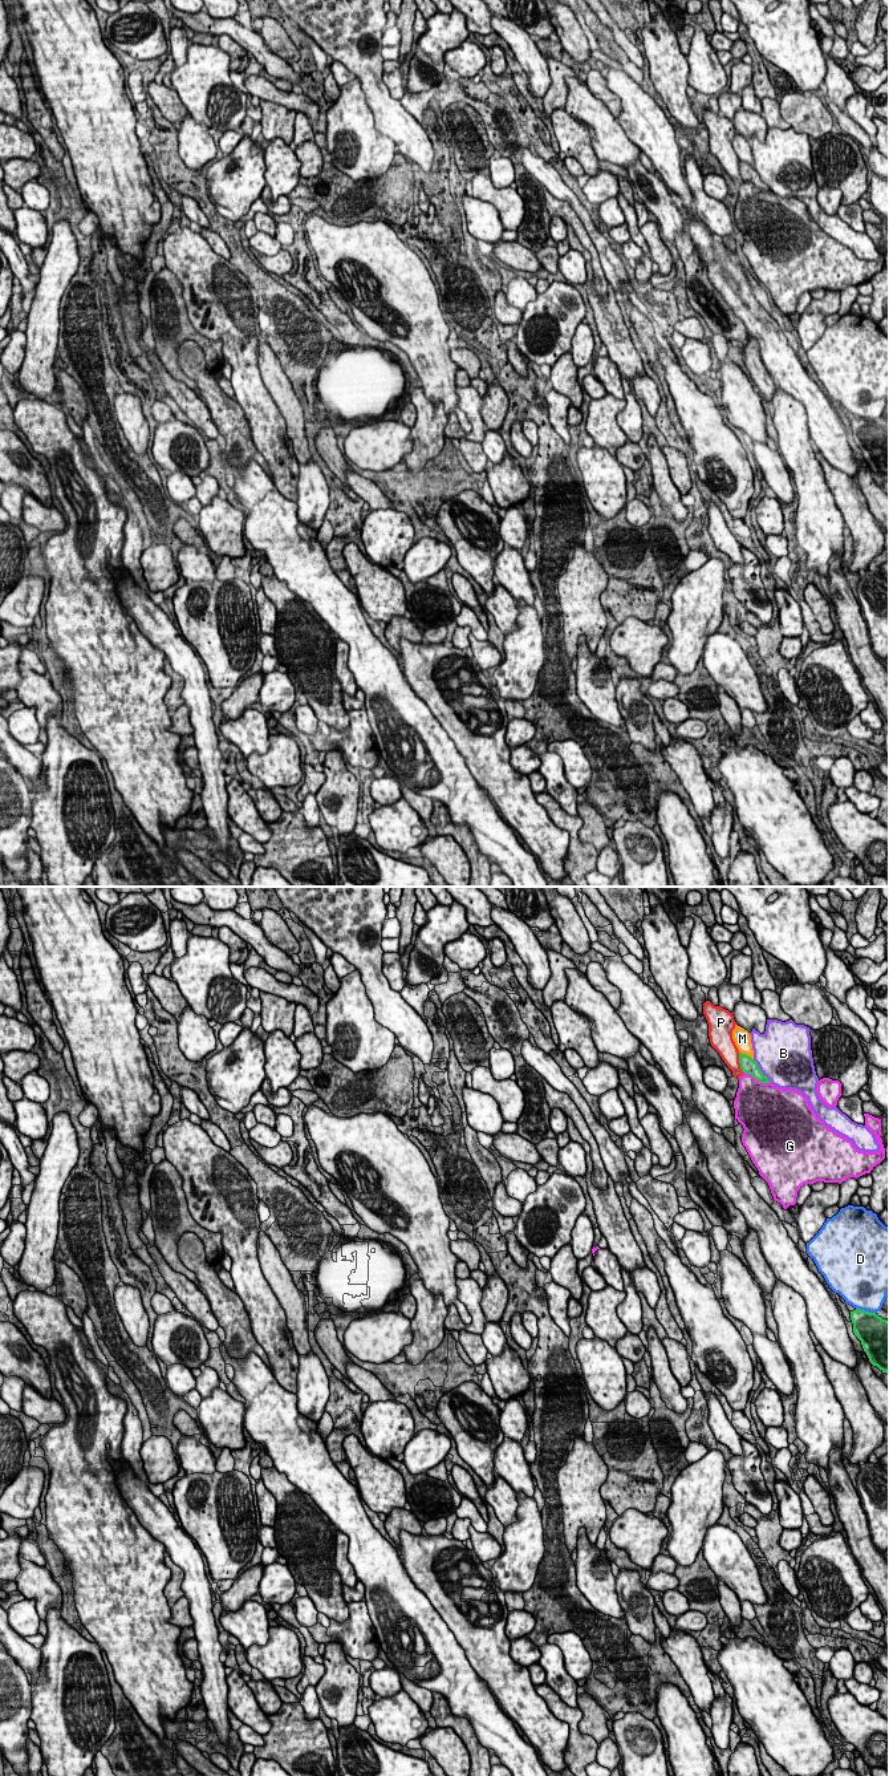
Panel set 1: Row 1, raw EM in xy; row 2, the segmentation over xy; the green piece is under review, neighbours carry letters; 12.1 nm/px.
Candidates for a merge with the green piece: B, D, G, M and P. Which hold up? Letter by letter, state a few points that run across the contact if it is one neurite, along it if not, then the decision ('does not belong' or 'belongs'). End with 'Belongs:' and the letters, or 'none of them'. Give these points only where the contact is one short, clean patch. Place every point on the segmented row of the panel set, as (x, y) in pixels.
B: does not belong
D: does not belong
G: does not belong
M: does not belong
P: does not belong
Belongs: none of them

